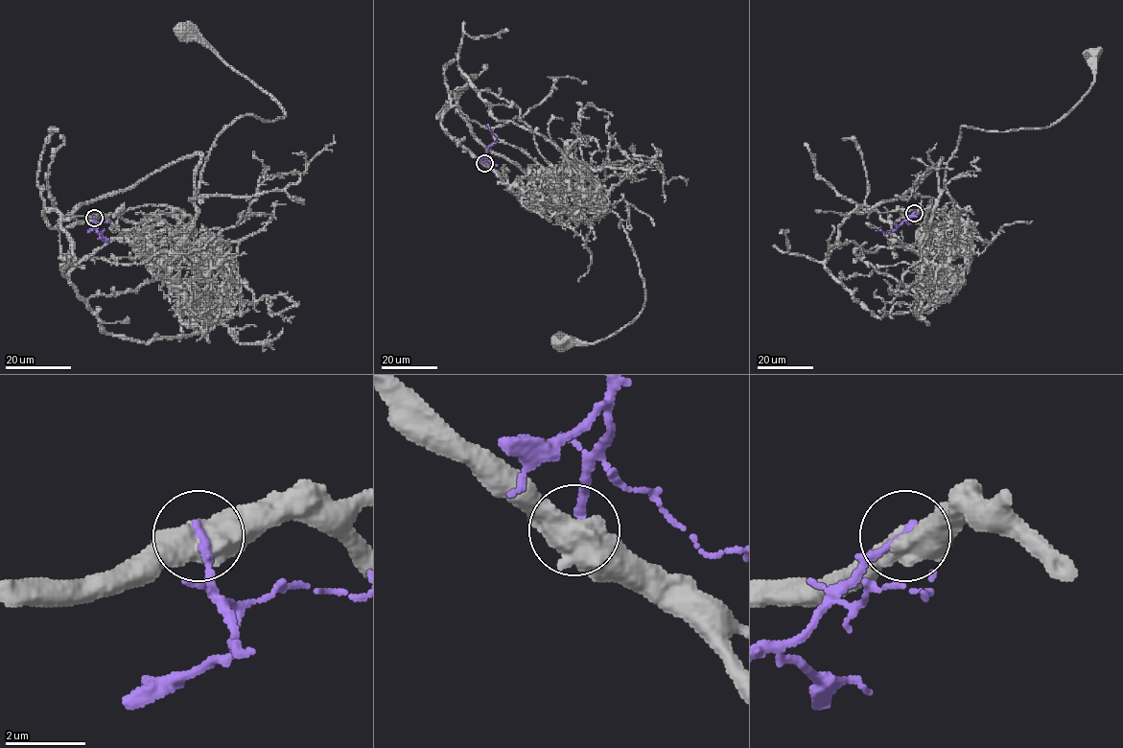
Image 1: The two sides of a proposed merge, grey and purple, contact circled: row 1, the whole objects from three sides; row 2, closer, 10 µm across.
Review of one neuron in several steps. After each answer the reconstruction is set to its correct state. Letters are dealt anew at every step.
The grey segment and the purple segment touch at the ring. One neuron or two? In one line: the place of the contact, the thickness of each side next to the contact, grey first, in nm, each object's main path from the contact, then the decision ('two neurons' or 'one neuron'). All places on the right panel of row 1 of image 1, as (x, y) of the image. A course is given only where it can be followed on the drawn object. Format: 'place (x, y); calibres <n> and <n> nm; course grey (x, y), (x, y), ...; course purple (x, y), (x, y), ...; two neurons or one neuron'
place (914, 213); calibres 700 and 240 nm; course grey (914, 213), (946, 231), (933, 252), (921, 248), (921, 237), (960, 128), (1059, 122), (1090, 87), (1094, 54); course purple (914, 213), (890, 232), (875, 230); two neurons

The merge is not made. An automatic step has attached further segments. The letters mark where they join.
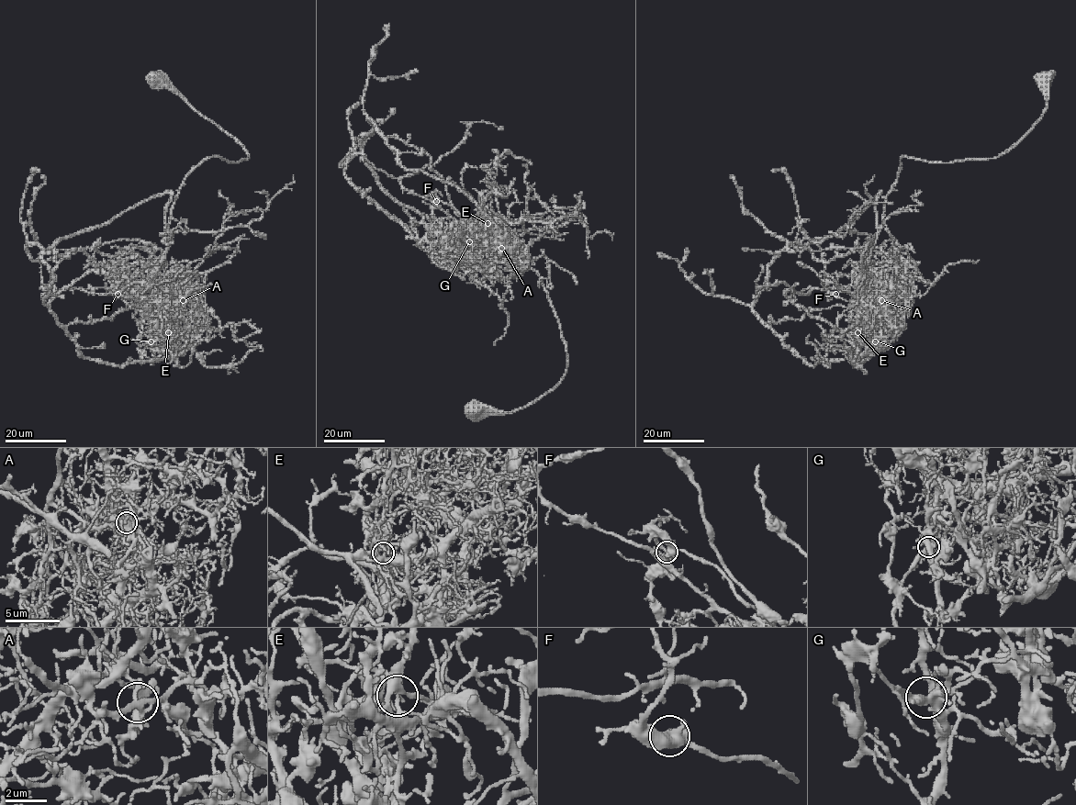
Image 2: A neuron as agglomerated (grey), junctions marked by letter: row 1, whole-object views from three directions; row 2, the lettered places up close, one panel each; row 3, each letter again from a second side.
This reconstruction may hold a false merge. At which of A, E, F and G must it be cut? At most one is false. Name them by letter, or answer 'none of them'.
E

